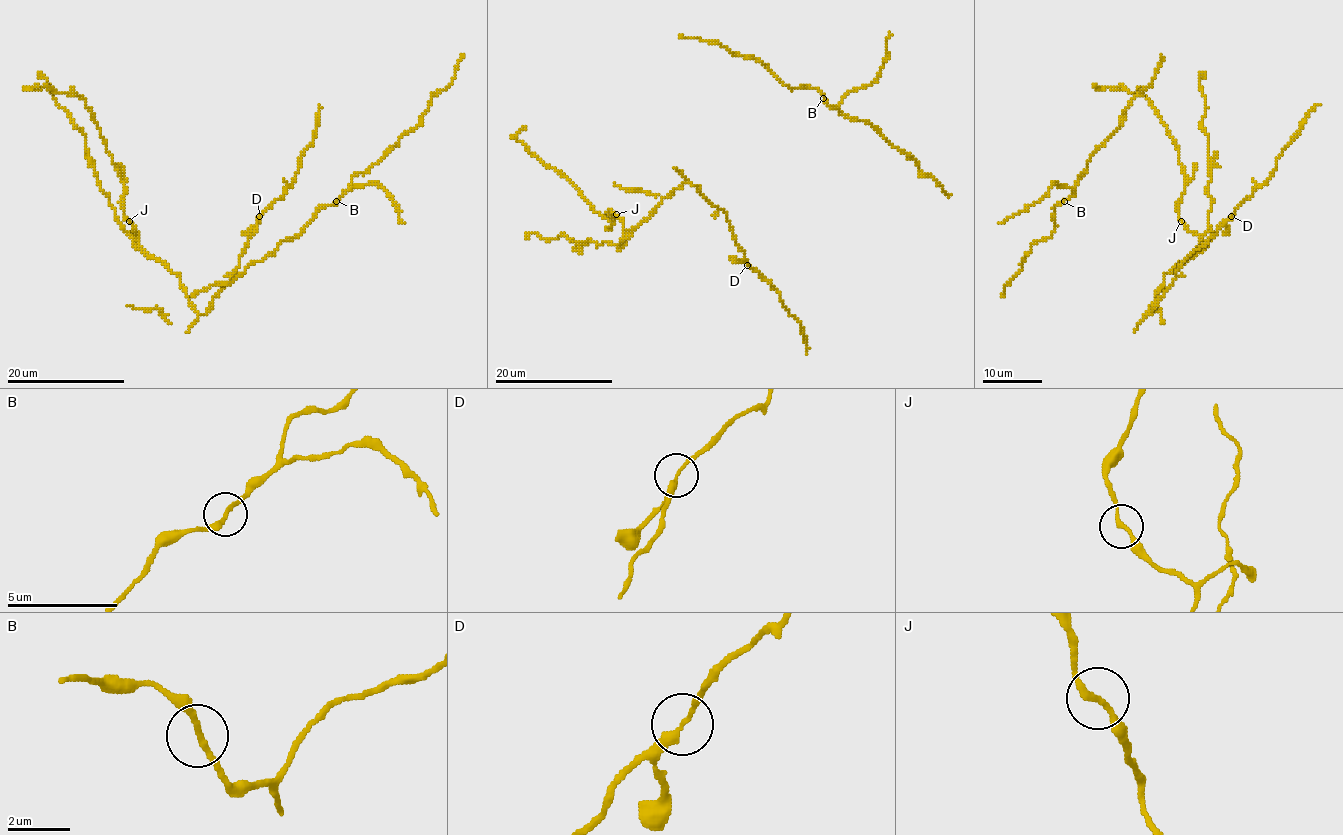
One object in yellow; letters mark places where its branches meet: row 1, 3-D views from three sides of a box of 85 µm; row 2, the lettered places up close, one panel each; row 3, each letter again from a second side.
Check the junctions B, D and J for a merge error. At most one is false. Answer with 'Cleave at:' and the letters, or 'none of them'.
Cleave at: none of them

